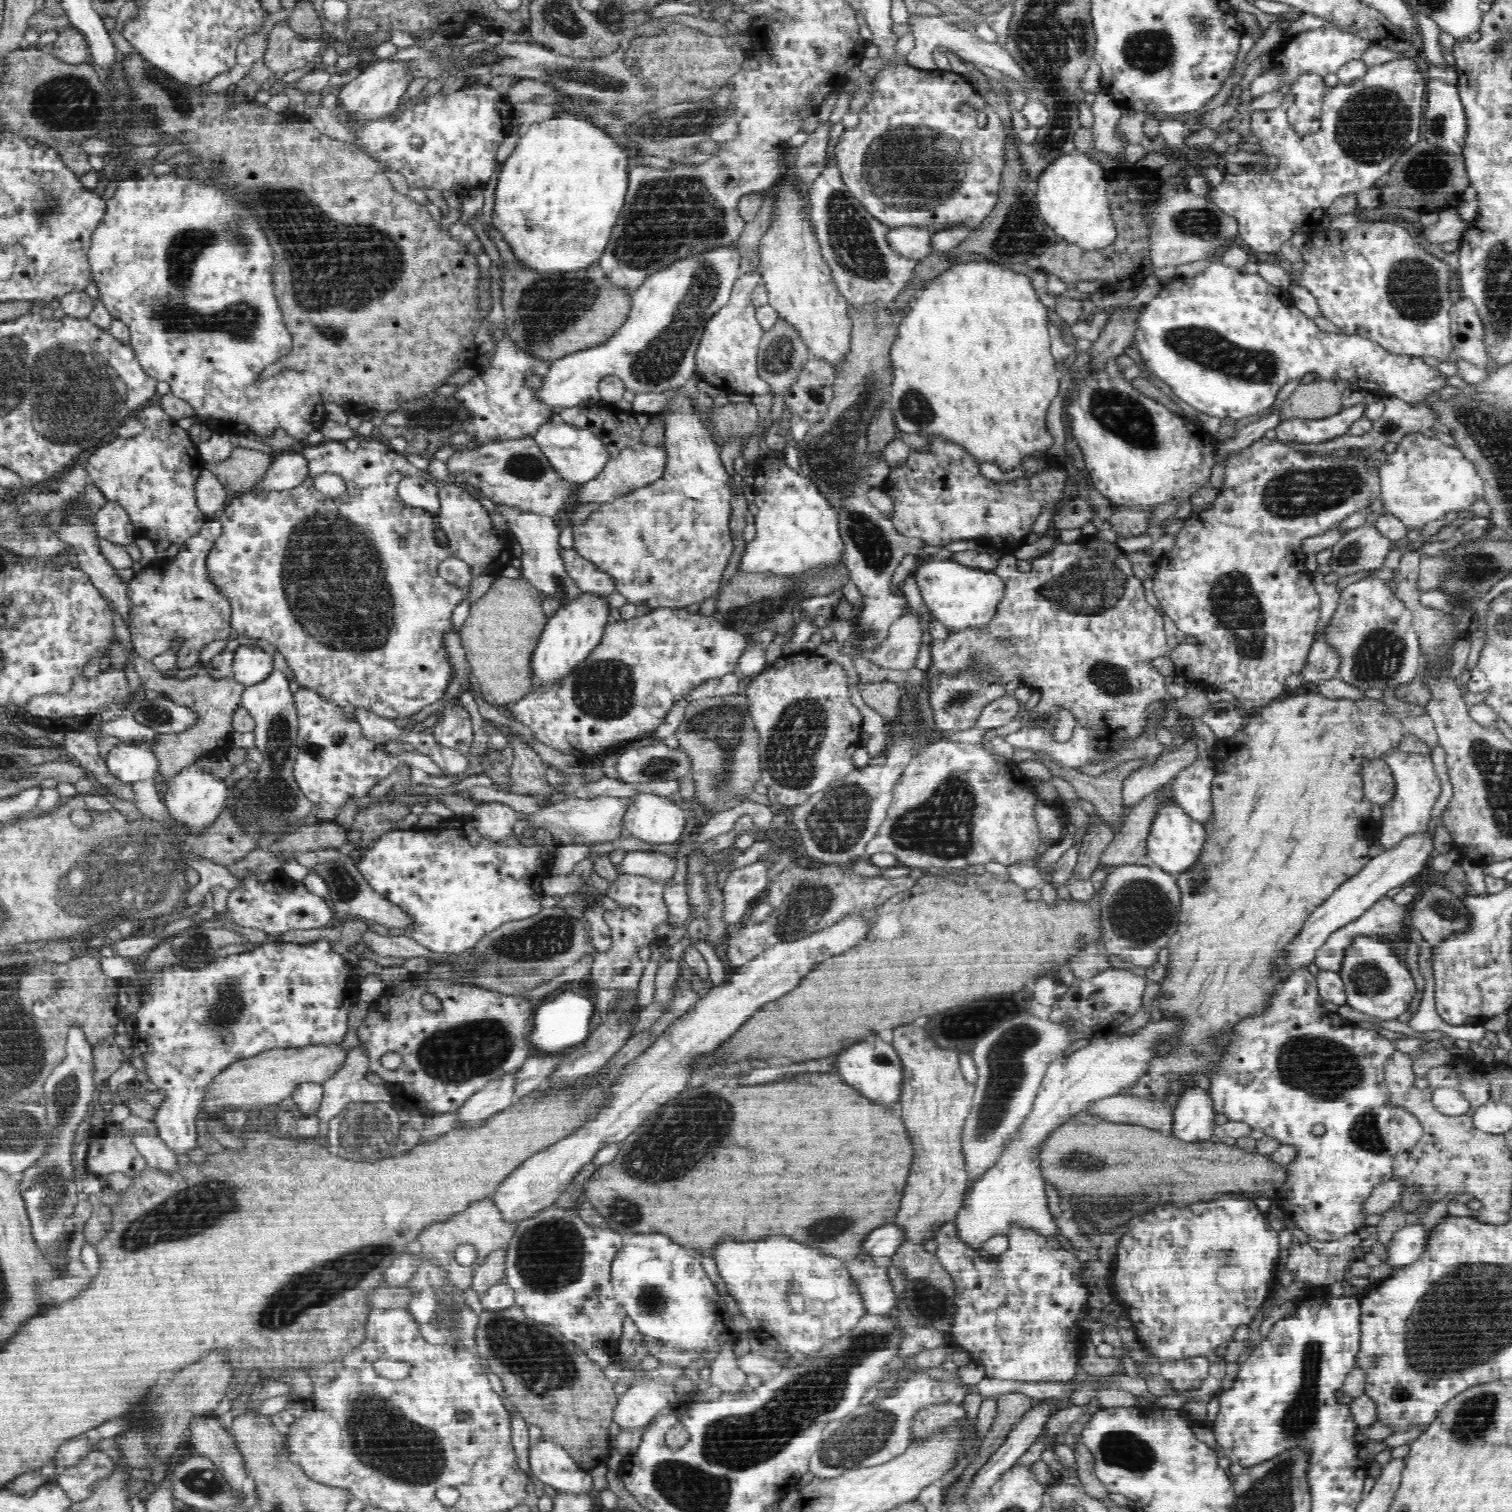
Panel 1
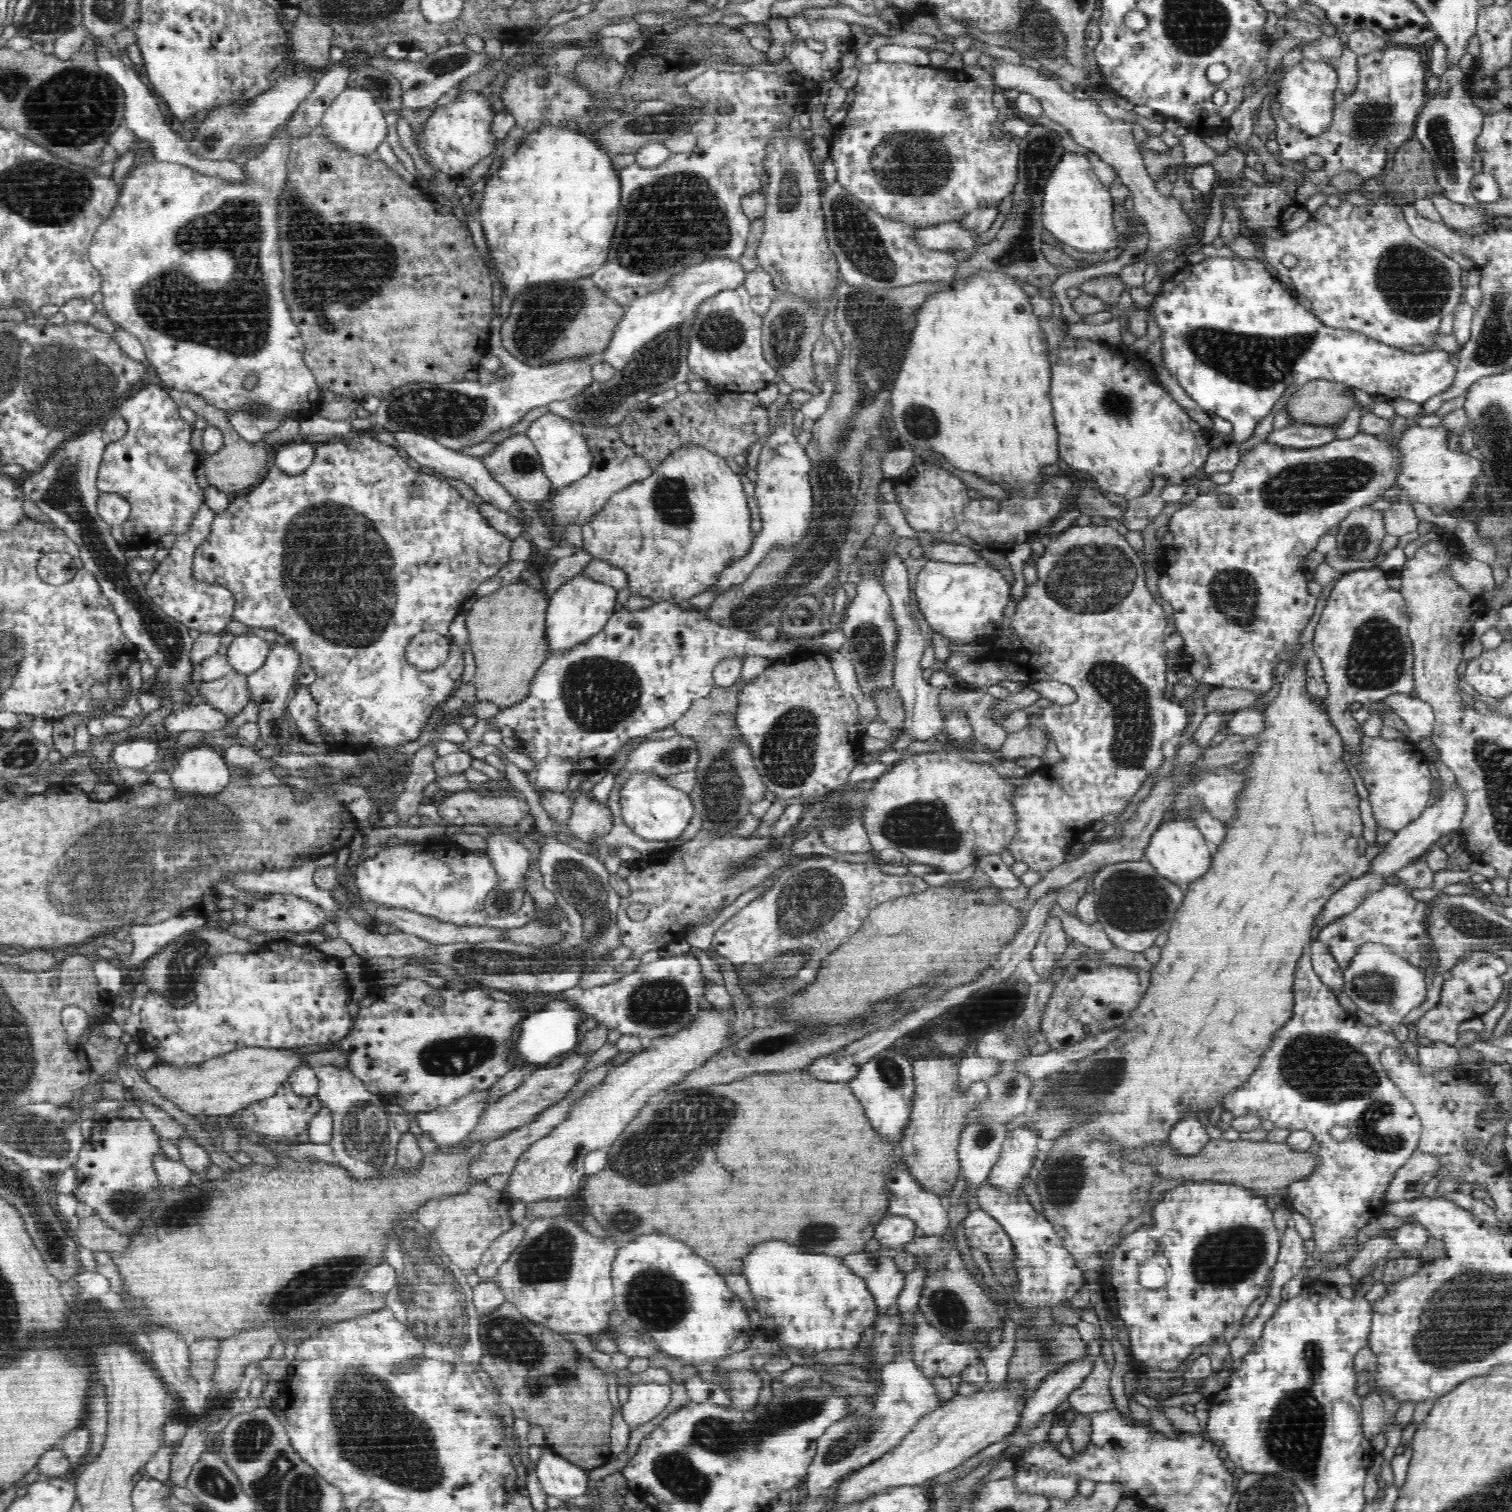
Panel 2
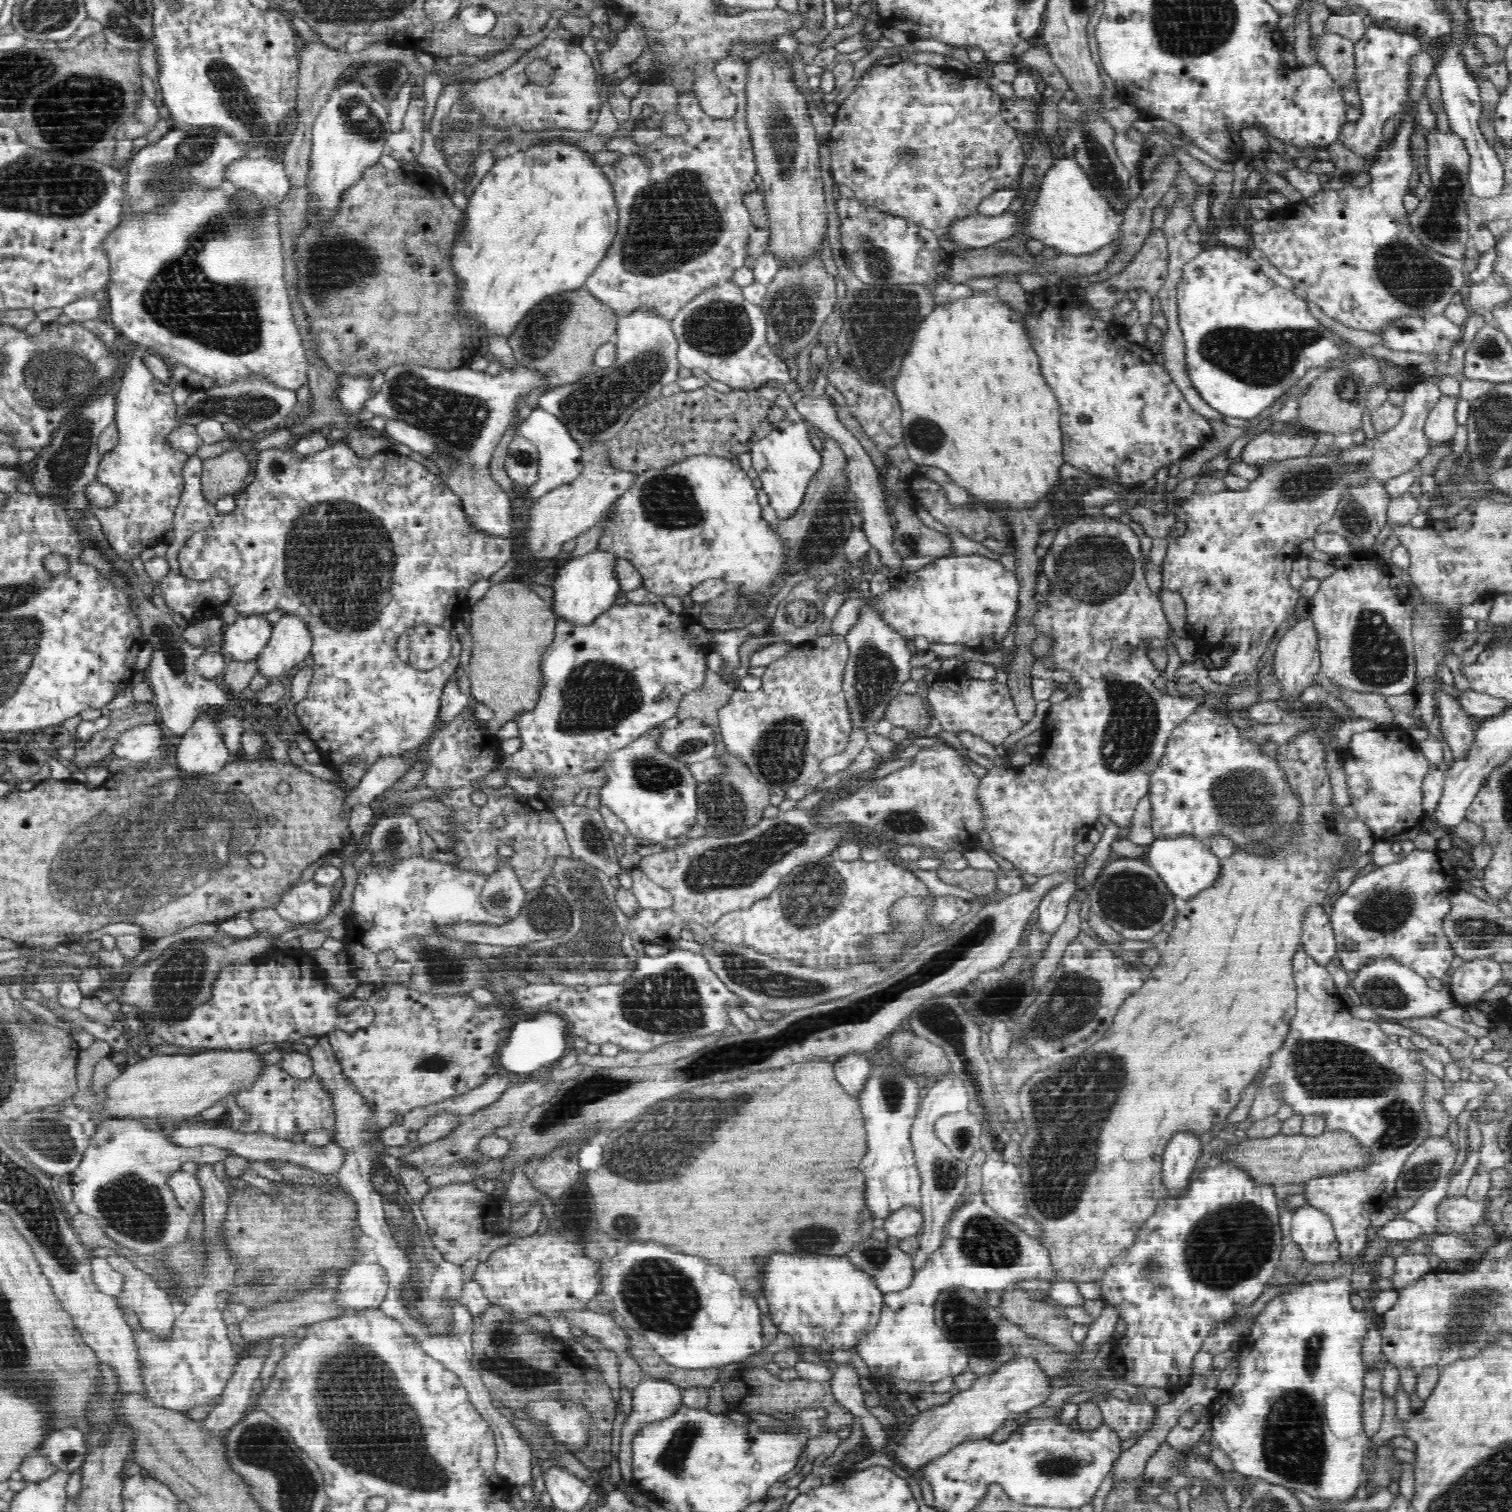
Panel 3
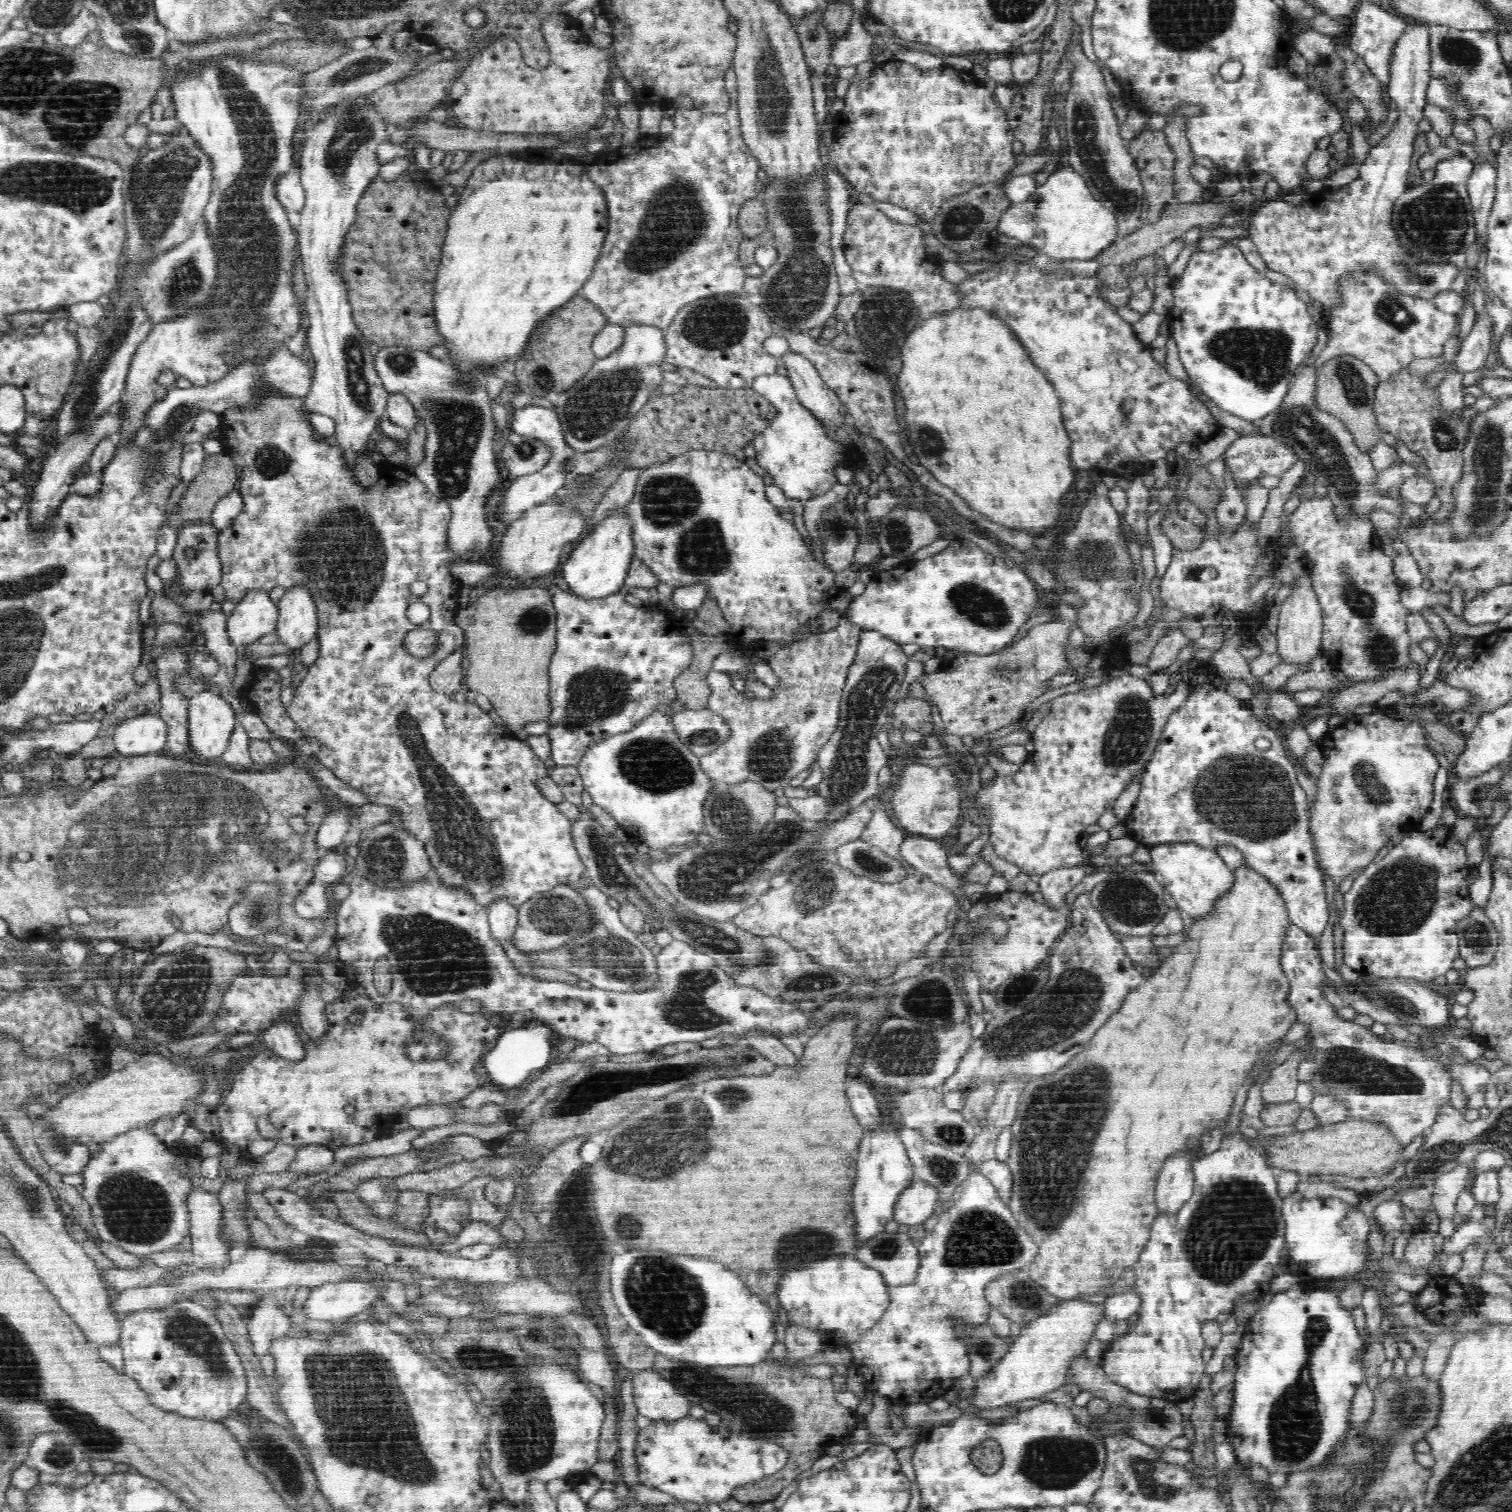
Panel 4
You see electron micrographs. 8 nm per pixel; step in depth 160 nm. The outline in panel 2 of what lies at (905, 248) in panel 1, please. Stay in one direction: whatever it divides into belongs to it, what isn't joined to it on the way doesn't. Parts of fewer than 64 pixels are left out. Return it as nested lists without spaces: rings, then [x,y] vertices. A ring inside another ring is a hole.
[[[962,221],[944,222],[935,227],[916,228],[916,239],[928,249],[948,251],[950,249],[973,249],[978,233],[970,232]]]

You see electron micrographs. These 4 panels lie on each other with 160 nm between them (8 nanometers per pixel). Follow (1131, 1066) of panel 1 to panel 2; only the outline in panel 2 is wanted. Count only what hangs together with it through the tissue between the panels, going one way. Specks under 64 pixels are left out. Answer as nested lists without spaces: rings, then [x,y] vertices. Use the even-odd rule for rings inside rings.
[[[1016,1127],[1004,1141],[1002,1152],[988,1175],[988,1182],[1000,1192],[1022,1190],[1032,1170],[1032,1156],[1042,1141],[1034,1127]]]

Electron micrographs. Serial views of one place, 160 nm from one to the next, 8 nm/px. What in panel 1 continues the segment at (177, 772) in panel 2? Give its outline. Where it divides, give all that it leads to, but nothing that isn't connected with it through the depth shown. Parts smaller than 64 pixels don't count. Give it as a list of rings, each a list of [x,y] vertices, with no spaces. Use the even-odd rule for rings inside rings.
[[[185,765],[184,768],[172,778],[170,788],[165,788],[166,805],[171,810],[172,817],[180,822],[187,822],[192,830],[204,829],[209,822],[216,821],[221,814],[221,809],[226,804],[228,790],[222,780],[216,780],[212,774],[202,772],[196,766]]]

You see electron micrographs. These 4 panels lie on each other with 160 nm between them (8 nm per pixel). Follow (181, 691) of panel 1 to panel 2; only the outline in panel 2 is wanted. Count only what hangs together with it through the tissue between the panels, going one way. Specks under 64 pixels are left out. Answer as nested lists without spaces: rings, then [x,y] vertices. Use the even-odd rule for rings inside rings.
[[[234,669],[218,680],[202,681],[197,688],[200,695],[197,704],[208,704],[223,712],[229,719],[240,714],[251,699],[247,675],[240,674]]]

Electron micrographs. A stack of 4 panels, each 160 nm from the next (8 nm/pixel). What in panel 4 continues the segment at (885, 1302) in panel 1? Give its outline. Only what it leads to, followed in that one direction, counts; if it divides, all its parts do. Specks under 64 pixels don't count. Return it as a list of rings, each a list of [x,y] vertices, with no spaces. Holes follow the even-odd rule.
[[[898,1231],[882,1232],[868,1239],[854,1256],[881,1272],[888,1287],[911,1284],[920,1268],[916,1244],[906,1234],[898,1234]]]

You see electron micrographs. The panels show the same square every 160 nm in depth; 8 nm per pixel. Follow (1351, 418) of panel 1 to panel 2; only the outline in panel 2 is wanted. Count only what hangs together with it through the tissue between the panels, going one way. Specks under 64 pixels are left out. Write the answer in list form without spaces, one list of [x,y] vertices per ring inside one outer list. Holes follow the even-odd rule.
[[[1295,422],[1282,429],[1273,429],[1265,442],[1293,450],[1319,447],[1338,438],[1338,427],[1318,427]]]

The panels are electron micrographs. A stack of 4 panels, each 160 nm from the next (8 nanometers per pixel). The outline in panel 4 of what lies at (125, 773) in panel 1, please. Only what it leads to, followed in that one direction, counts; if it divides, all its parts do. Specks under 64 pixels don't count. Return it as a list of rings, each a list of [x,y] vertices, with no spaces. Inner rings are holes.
[[[158,714],[134,716],[116,727],[113,744],[122,757],[158,752],[167,744],[167,724]]]

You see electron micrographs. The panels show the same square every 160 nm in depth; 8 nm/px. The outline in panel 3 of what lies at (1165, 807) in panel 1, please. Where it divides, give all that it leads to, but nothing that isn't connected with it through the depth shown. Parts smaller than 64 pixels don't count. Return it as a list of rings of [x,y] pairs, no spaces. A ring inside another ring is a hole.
[[[1193,836],[1155,839],[1146,850],[1144,859],[1166,883],[1168,890],[1179,904],[1187,902],[1188,899],[1212,887],[1212,883],[1219,880],[1223,870],[1222,859],[1204,845],[1203,840],[1193,839]]]

